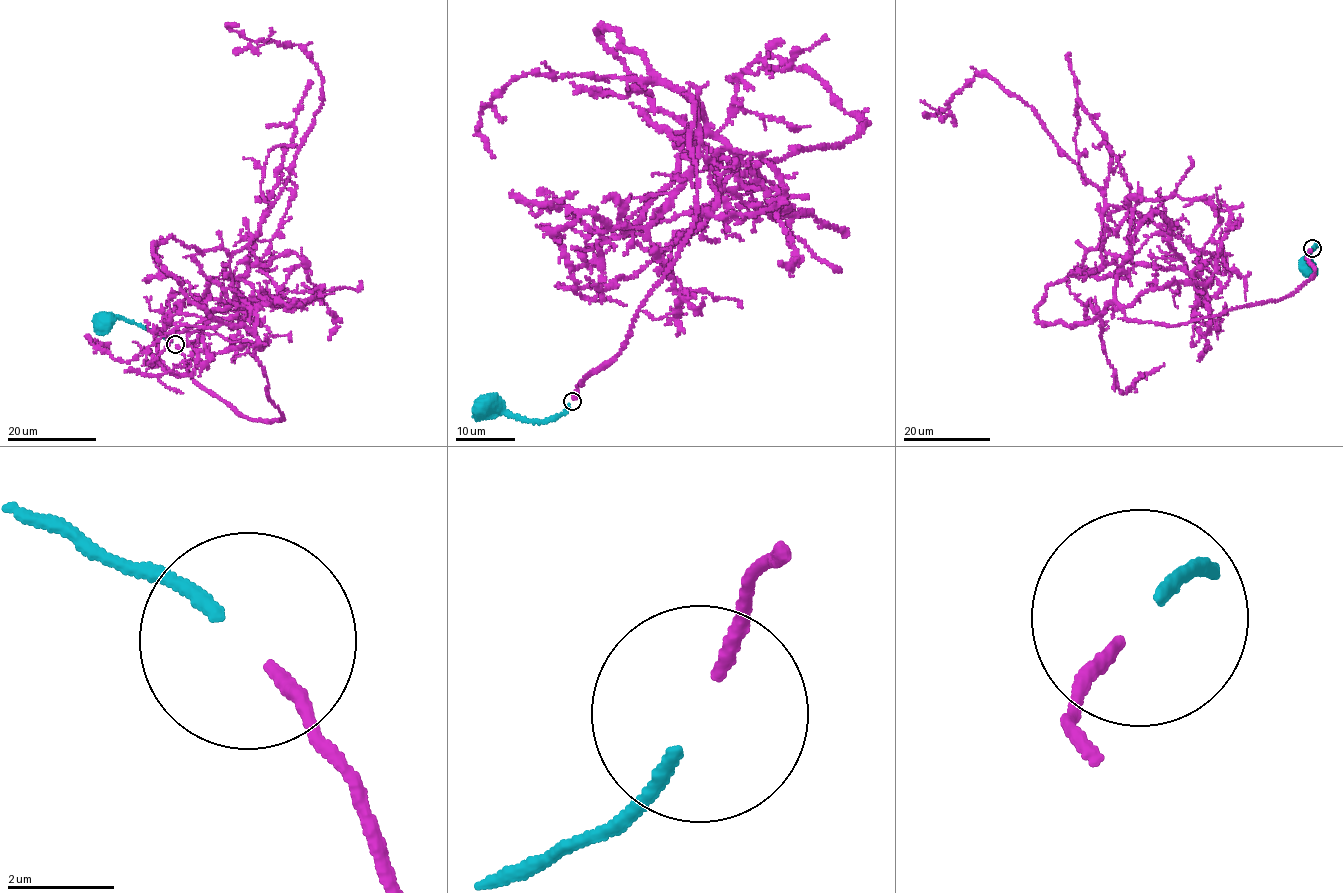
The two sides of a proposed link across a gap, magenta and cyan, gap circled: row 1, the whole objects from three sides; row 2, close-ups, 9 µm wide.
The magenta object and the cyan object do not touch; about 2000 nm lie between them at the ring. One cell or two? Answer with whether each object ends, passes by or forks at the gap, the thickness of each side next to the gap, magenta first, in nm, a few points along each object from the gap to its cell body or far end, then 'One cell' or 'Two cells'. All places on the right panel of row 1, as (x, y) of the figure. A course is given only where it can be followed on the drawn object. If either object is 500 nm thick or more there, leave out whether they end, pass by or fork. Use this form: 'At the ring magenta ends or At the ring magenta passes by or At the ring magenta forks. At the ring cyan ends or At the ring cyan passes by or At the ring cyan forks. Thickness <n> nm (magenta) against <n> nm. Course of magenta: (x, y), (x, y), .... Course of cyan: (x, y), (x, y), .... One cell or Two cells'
At the ring magenta ends. At the ring cyan ends. Thickness 240 nm (magenta) against 240 nm. Course of magenta: (1310, 250), (1278, 300), (1130, 321), (1130, 198), (996, 80), (941, 117), (920, 101). Course of cyan: (1312, 247), (1319, 244), (1309, 255), (1308, 265). One cell

